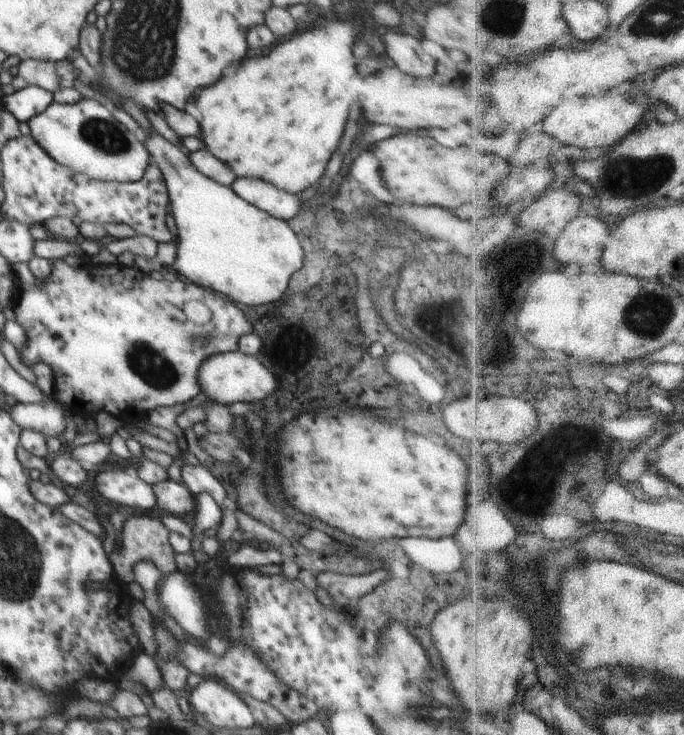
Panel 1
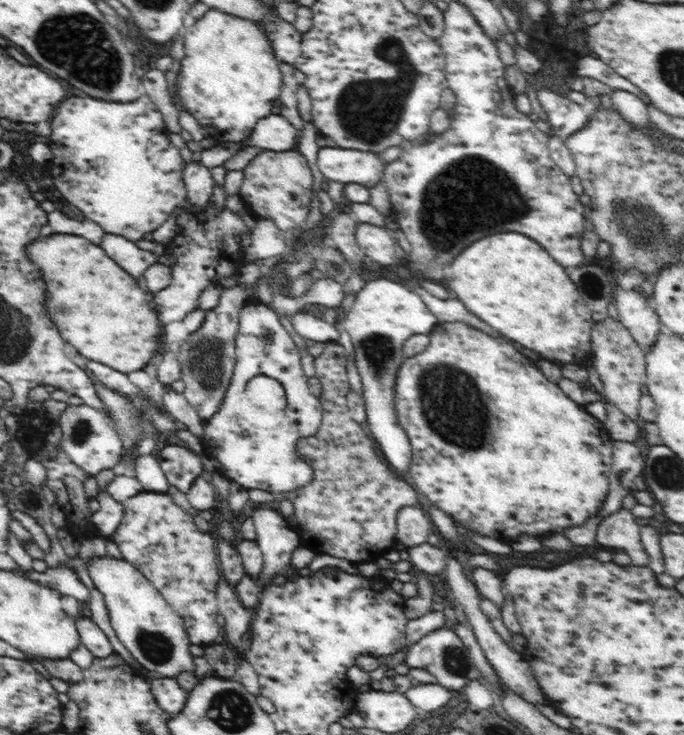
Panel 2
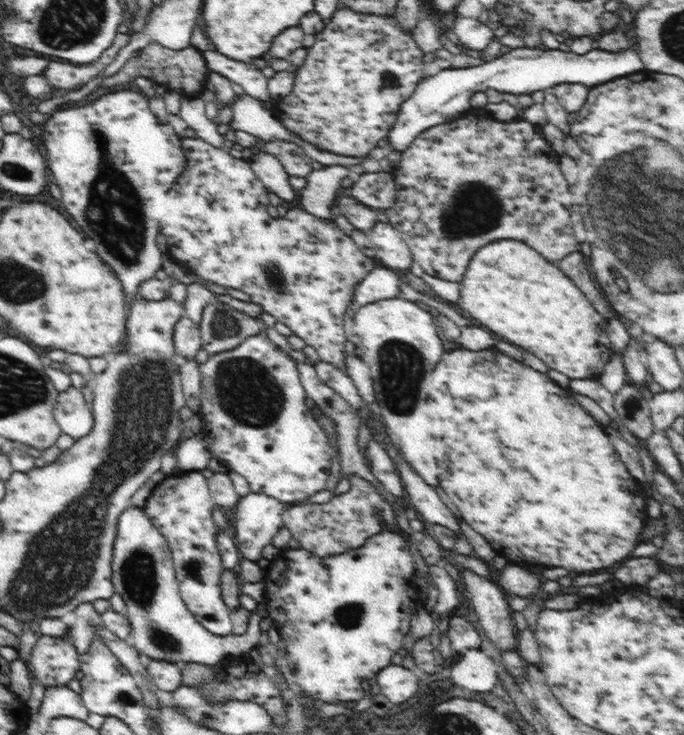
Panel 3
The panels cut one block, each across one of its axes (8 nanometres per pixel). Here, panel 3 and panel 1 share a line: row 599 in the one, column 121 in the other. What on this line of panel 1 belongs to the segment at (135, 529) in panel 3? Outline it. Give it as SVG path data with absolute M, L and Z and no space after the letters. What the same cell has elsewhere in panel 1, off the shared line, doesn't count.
M84 97L76 104L59 104L53 101L42 114L26 122L30 136L44 152L58 164L86 174L88 178L104 182L138 182L152 163L142 140L114 118L112 109L94 98Z

